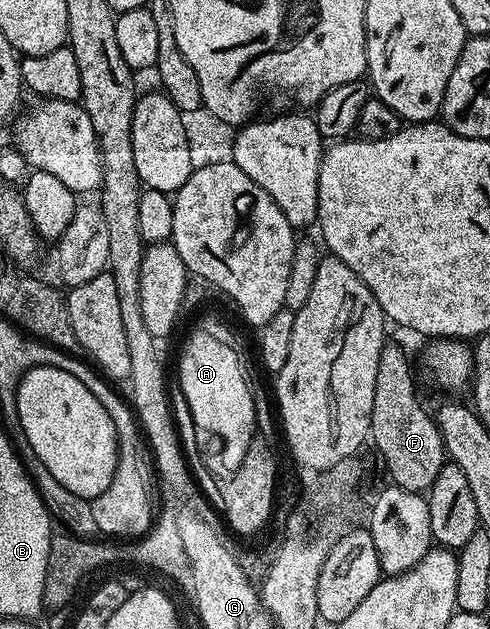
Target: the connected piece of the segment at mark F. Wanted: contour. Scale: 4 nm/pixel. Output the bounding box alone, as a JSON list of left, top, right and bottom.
[370,341,446,493]

